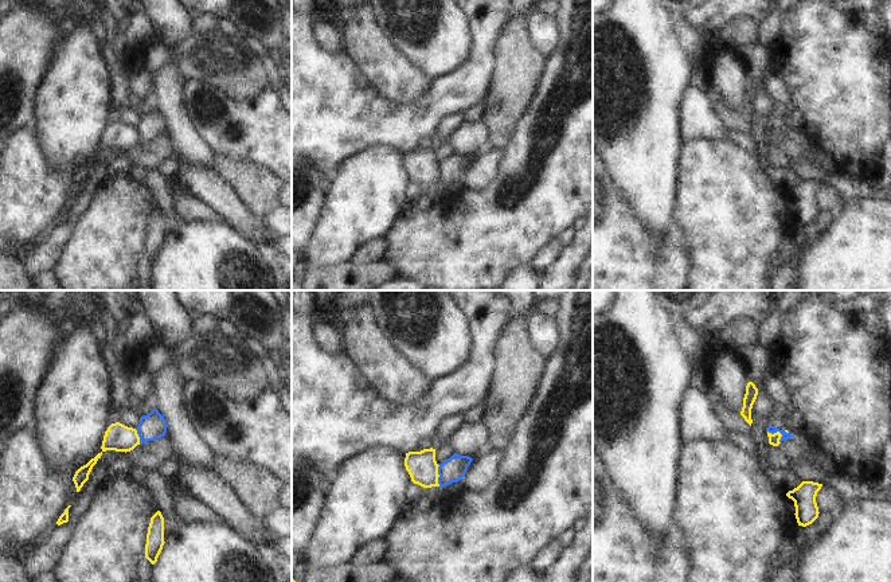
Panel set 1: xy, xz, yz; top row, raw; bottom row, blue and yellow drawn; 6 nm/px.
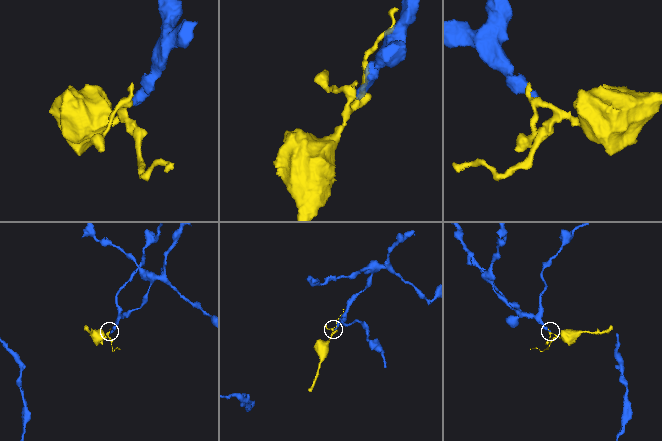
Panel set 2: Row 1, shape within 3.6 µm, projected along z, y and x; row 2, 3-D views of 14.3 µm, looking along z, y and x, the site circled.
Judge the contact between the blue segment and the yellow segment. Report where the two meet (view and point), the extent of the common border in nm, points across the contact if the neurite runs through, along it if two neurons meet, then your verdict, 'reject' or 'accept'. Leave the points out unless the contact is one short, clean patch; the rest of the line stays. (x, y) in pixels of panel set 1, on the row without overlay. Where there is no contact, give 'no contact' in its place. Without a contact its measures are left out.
meets blue in yz at (778, 129); contact 110 nm long; border along yz (768, 129), (772, 132), (778, 131), (781, 133), (780, 141); reject

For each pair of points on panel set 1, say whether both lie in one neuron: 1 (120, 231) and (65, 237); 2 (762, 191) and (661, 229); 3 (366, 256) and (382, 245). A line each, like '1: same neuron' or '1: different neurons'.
1: different neurons
2: different neurons
3: same neuron

